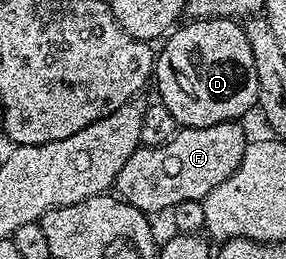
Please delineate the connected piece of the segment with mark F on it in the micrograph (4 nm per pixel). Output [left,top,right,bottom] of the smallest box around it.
[114,121,249,215]

